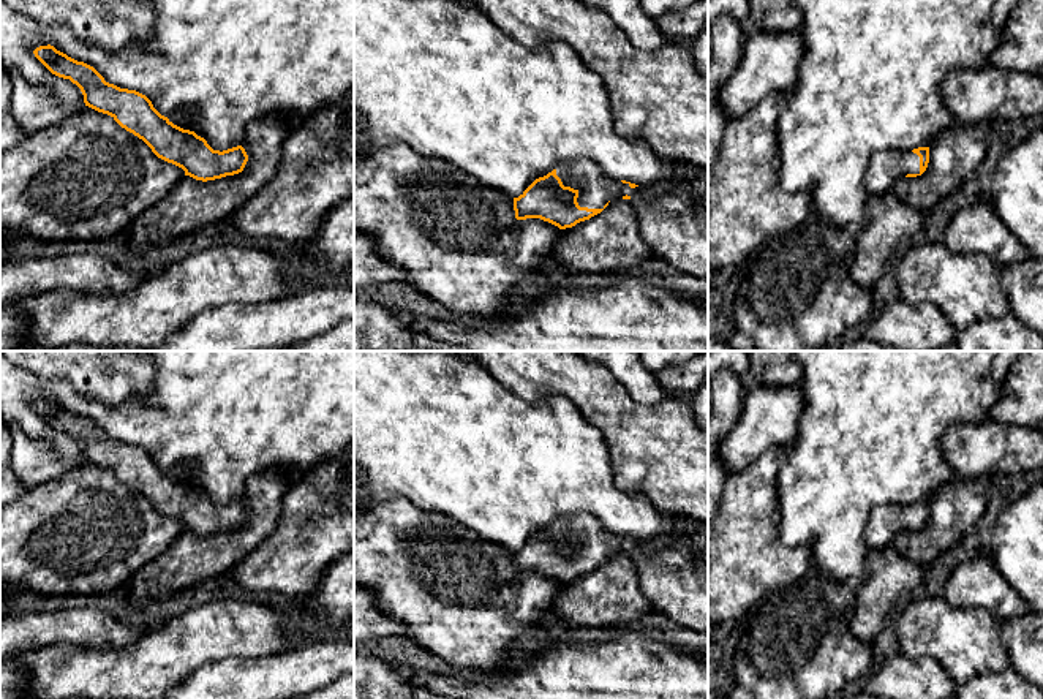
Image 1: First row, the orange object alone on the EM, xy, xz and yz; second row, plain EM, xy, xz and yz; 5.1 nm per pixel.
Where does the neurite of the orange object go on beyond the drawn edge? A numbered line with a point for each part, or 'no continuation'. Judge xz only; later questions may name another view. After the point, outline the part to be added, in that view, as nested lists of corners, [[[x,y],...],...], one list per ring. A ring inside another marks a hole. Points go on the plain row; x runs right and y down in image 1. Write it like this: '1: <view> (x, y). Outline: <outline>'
1: xz (594, 543). Outline: [[[580,512],[574,517],[556,522],[556,530],[561,533],[564,541],[572,539],[574,535],[578,536],[577,557],[580,561],[588,563],[604,563],[608,555],[623,552],[626,549],[640,549],[646,554],[657,552],[665,549],[676,538],[700,533],[705,528],[706,525],[700,520],[676,516],[673,520],[673,528],[665,538],[631,542],[629,538],[607,531],[594,516],[586,512]]]

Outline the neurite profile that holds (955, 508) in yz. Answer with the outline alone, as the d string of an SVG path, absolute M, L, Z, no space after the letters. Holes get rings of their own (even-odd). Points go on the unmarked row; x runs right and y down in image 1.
M992 478L956 479L934 492L926 525L917 531L899 531L890 542L901 555L920 565L932 565L939 555L958 544L986 511Z

